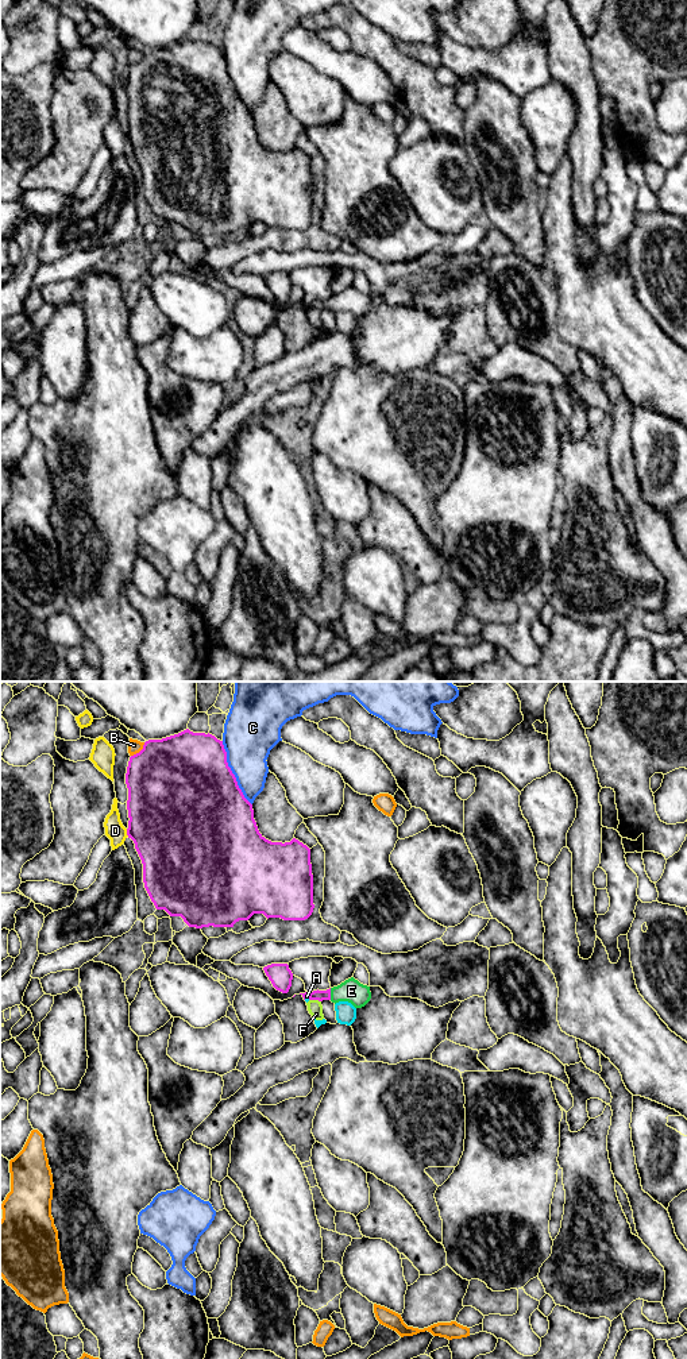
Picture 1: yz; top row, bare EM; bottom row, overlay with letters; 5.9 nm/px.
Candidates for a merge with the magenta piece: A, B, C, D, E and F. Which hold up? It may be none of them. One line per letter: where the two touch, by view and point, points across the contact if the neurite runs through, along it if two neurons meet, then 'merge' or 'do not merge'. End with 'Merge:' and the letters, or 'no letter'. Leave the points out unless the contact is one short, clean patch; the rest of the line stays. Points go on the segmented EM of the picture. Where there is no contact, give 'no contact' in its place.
A: yz (304, 996) | do not merge
B: yz (141, 751) | do not merge
C: yz (232, 773) | do not merge
D: yz (127, 833) | do not merge
E: yz (330, 993) | across yz (316, 995), (330, 993), (351, 991) | merge
F: yz (315, 999) | along yz (309, 999), (320, 1002) | do not merge
Merge: E

